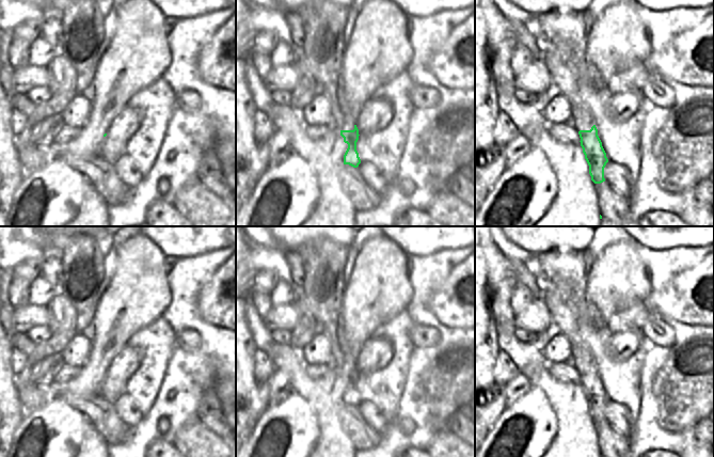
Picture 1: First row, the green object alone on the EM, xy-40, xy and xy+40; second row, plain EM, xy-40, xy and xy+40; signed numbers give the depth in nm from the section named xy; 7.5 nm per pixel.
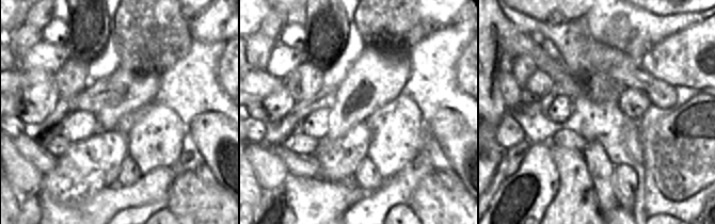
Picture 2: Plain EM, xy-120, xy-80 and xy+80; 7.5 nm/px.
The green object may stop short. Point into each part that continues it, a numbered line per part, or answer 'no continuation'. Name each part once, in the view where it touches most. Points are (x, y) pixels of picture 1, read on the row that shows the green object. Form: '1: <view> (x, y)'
no continuation

